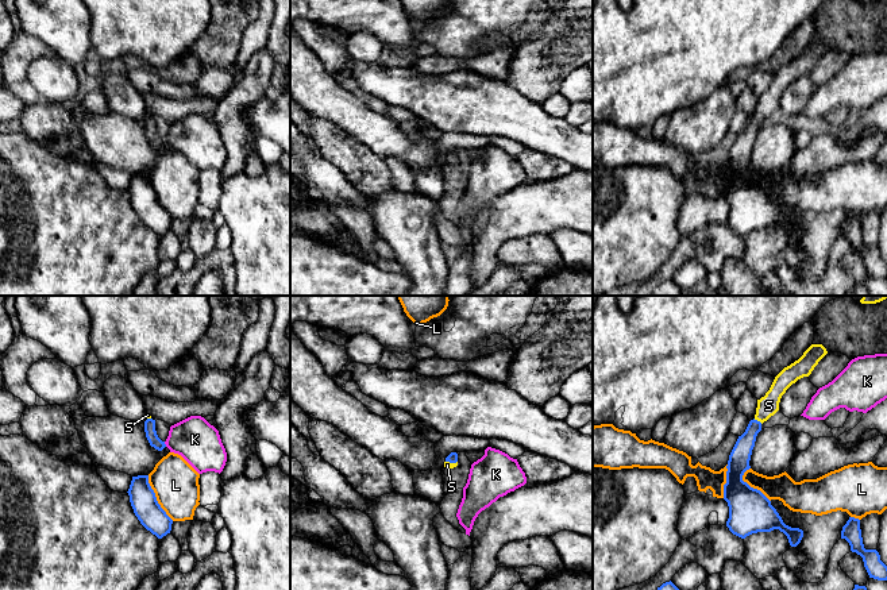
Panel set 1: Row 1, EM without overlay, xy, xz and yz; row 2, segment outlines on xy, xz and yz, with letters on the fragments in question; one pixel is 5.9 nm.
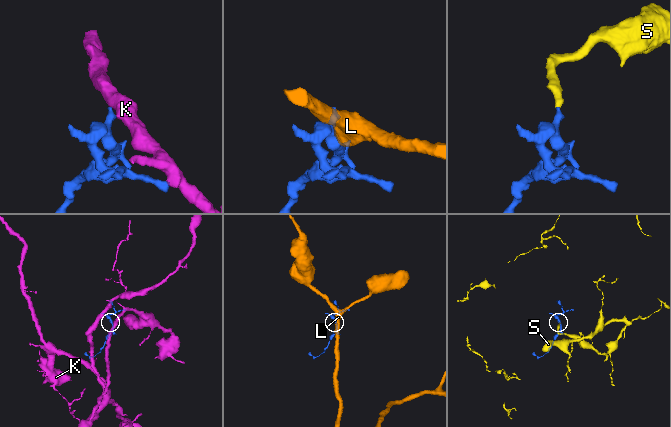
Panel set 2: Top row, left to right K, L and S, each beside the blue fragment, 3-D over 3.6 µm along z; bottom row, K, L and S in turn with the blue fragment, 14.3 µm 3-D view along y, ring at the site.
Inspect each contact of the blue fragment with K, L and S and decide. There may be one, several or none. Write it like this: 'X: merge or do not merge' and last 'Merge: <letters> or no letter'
K: do not merge
L: do not merge
S: merge
Merge: S

